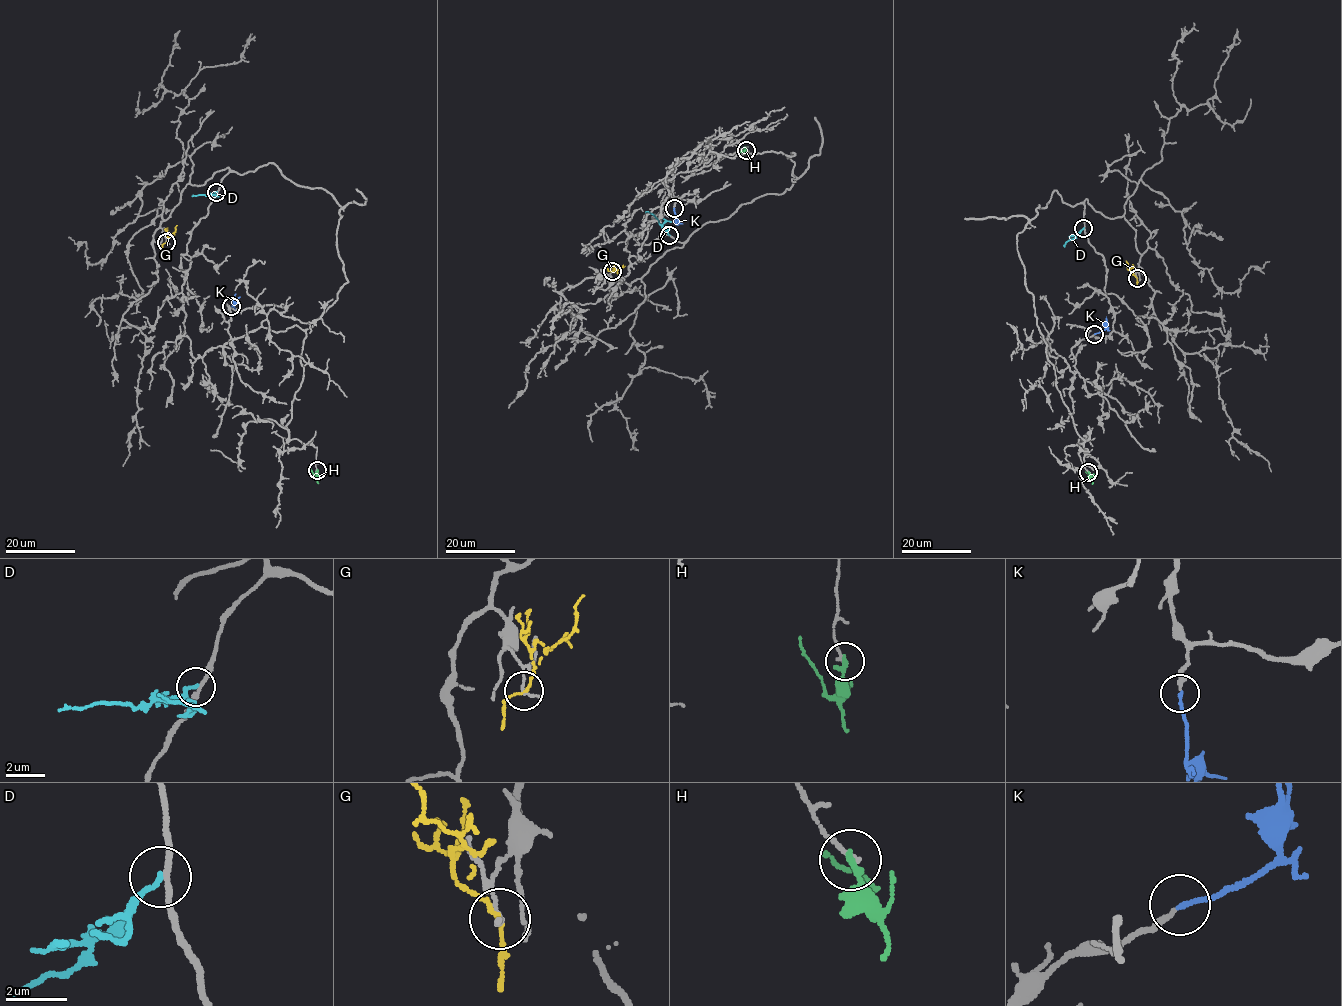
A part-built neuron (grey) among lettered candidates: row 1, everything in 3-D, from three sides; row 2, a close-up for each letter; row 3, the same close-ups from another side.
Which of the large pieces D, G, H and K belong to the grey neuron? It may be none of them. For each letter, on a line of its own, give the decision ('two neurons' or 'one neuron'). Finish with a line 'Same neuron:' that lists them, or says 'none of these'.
D: two neurons
G: two neurons
H: two neurons
K: one neuron
Same neuron: K

